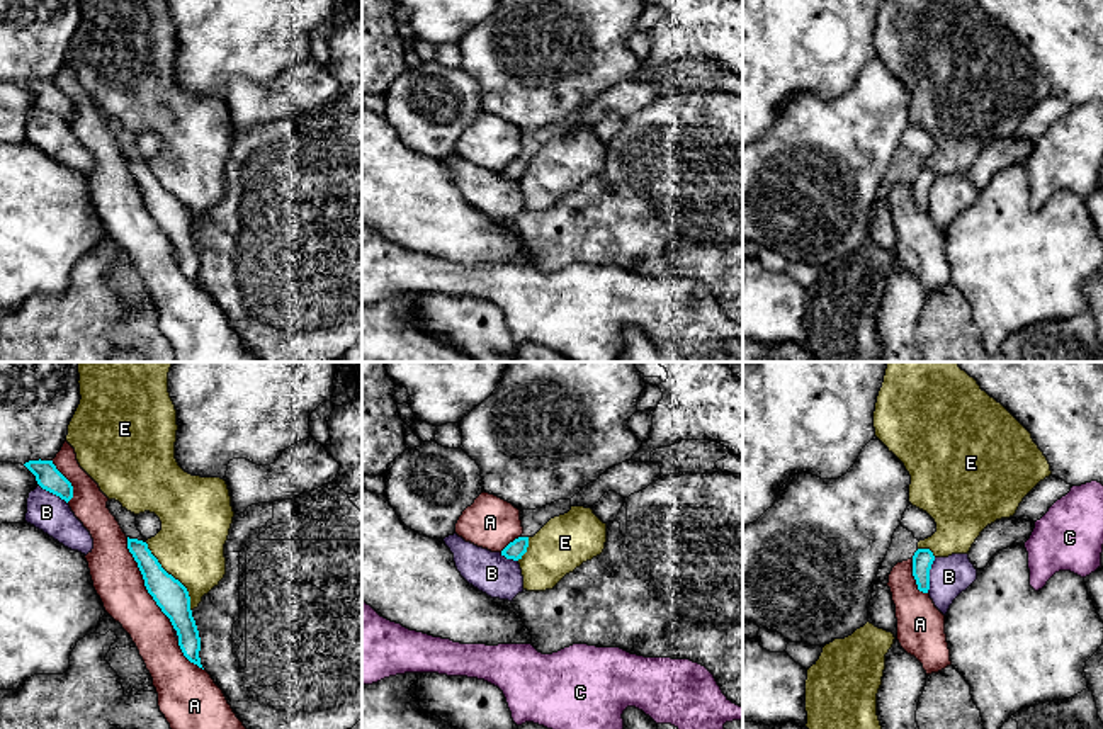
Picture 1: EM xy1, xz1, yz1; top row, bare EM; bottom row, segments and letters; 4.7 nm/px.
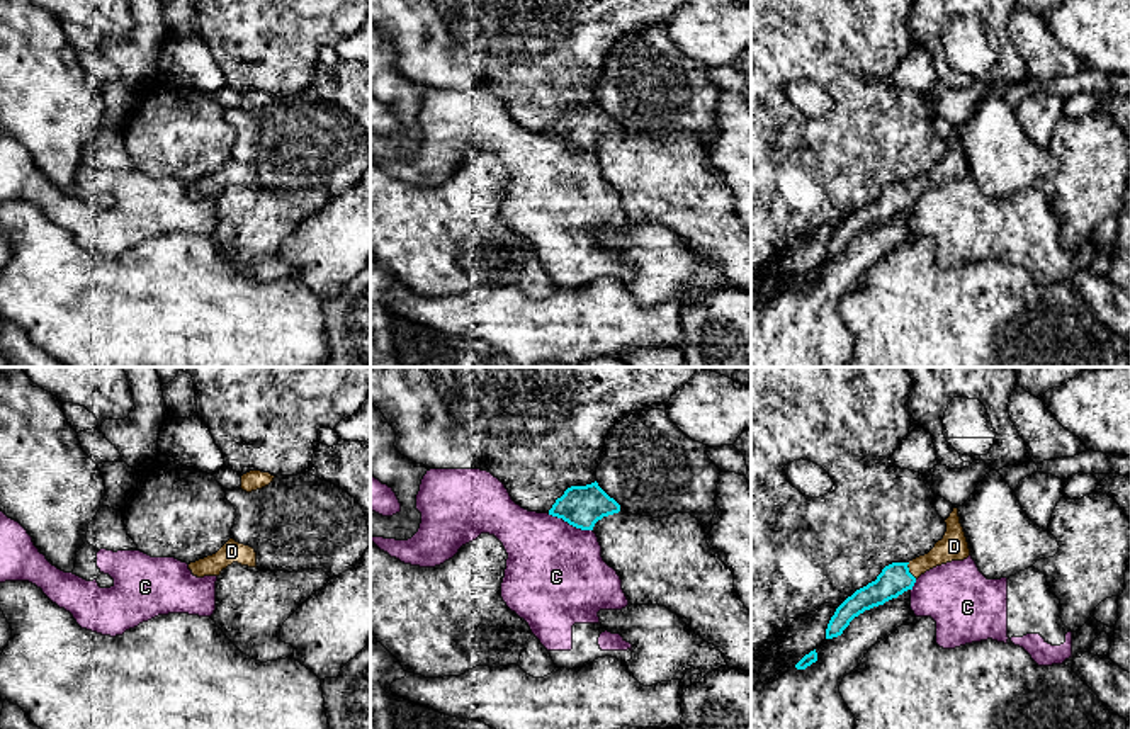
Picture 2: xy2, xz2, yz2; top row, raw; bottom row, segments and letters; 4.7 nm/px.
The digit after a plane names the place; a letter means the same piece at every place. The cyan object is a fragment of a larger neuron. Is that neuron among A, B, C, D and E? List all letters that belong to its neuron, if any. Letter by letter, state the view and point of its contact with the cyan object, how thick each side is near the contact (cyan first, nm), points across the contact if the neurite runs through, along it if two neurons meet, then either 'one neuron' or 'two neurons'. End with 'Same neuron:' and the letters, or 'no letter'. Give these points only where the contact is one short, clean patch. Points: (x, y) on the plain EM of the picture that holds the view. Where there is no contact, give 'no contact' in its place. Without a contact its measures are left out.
A: xy1 (155, 220) | 160/220 nm | two neurons
B: yz1 (928, 194) | 100/190 nm | two neurons
C: xz2 (570, 143) | 200/460 nm | along xz2 (548, 133), (592, 150) | two neurons
D: yz2 (908, 191) | 150/140 nm | across yz2 (894, 199), (908, 191), (954, 165) | one neuron
E: xy1 (172, 196) | 160/320 nm | two neurons
Same neuron: D

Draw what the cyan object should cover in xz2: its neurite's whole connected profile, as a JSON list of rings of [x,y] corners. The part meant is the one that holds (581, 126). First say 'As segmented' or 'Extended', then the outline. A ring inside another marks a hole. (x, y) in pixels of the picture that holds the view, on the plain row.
As segmented. [[[598,102],[571,105],[556,119],[549,134],[562,138],[581,150],[593,150],[603,136],[620,131],[620,124],[610,117]]]

